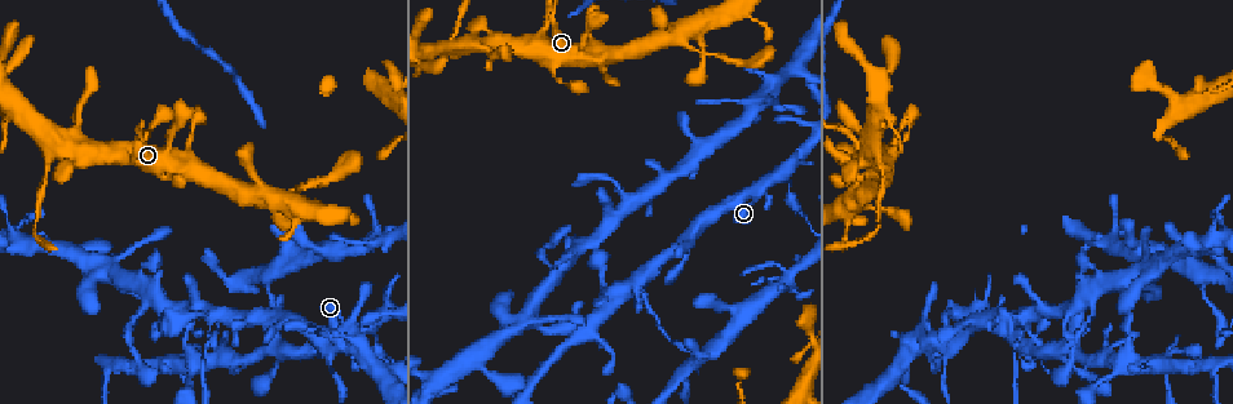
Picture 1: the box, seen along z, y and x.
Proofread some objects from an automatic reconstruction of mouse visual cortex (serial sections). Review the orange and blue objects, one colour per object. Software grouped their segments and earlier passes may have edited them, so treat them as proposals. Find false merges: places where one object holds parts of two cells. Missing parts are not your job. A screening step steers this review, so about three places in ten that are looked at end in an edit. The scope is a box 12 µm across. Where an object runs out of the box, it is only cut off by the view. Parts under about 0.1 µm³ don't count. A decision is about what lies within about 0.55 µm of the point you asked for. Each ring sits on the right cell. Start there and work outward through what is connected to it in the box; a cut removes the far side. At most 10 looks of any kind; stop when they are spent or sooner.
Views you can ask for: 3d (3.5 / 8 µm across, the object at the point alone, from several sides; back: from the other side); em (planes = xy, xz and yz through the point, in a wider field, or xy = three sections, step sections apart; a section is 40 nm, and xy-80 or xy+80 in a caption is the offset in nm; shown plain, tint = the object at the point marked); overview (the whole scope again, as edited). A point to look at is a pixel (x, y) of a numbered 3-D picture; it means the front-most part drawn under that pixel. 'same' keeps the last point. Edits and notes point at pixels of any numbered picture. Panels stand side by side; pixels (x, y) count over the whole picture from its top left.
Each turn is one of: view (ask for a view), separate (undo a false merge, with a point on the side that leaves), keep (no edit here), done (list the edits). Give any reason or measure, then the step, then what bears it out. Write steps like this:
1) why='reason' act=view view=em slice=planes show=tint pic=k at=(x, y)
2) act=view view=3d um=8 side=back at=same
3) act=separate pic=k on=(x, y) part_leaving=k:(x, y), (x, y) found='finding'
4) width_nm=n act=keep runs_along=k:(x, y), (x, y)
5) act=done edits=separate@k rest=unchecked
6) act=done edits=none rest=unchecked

why='abrupt turn' act=view view=3d um=3.5 pic=1 at=(186, 161)

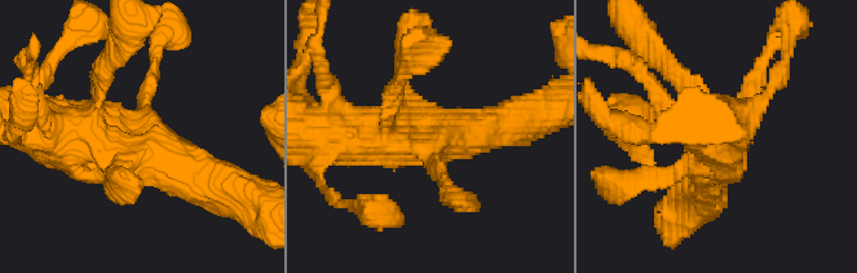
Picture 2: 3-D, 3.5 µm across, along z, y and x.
act=keep runs_along=2:(75, 131), (135, 154), (154, 62) found='one cell here'

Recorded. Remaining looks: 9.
why='thin neck' act=view view=3d um=3.5 pic=1 at=(458, 57)

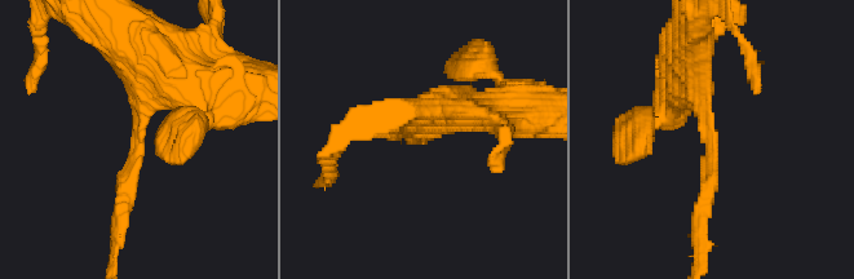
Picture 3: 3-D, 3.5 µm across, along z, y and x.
arm_widths_nm=200,300 act=view view=em slice=xy step=1 show=tint pic=3 at=(709, 151)

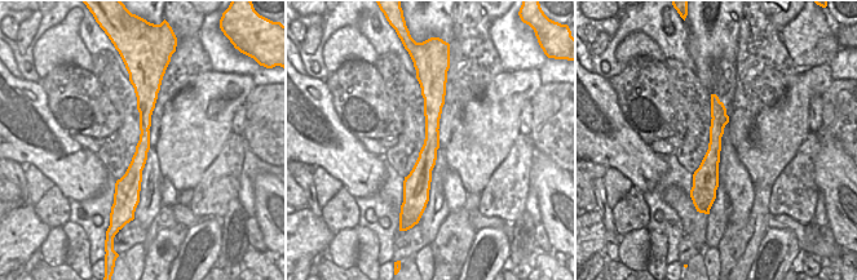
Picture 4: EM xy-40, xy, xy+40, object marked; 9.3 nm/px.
act=separate pic=3 on=(129, 181) part_leaving=3:(140, 141), (124, 187), (115, 260) found='a second cell is stuck on'

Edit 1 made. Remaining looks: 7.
why='redraw' act=view view=overview

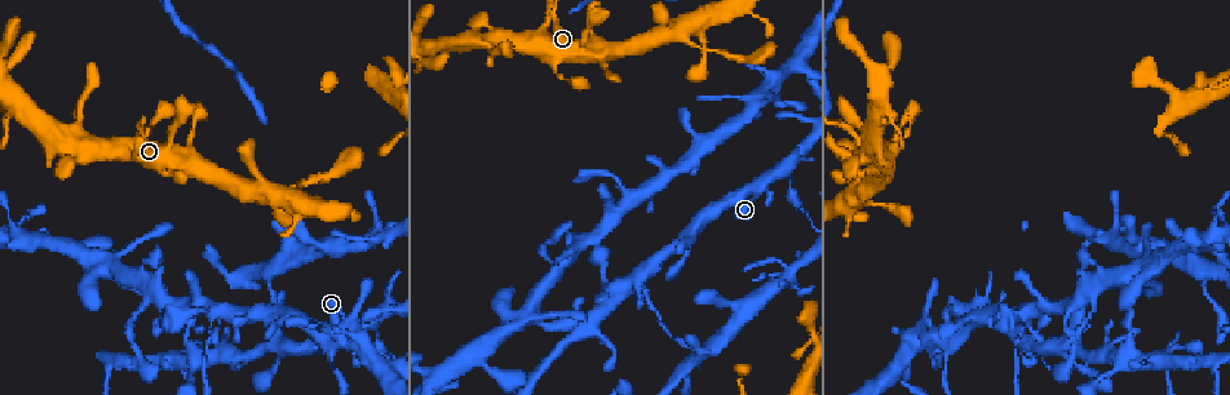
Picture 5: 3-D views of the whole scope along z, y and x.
why='two arms in line, one across' act=view view=3d um=3.5 side=back pic=5 at=(194, 360)

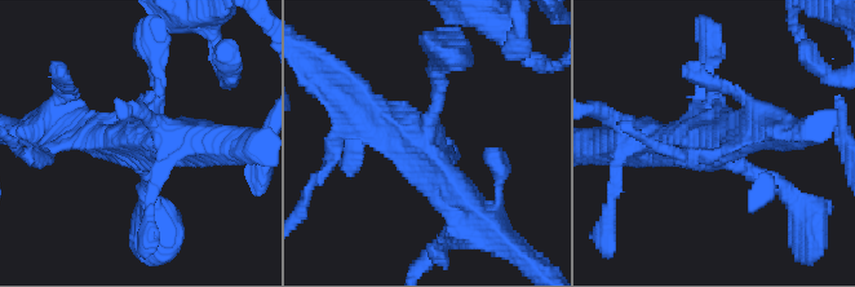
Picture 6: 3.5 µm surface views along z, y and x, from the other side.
act=view view=em slice=xy step=1 show=tint pic=6 at=(701, 135)

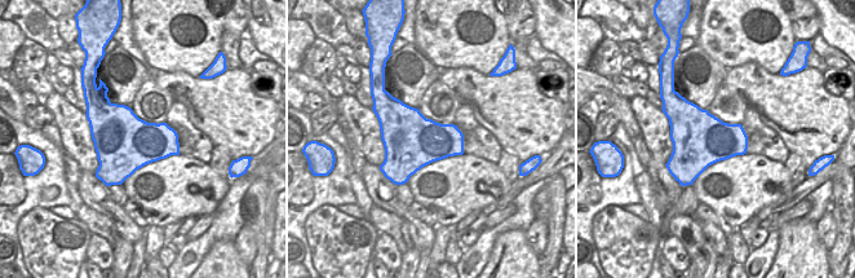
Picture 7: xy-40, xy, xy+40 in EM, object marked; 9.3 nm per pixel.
act=keep found='all the same cell'

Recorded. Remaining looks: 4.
why='a narrow waist' act=view view=3d um=3.5 side=back pic=5 at=(376, 335)

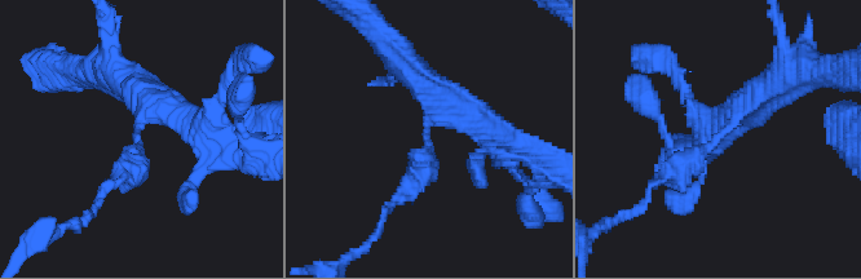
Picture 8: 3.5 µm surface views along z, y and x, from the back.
arms=3 arm_widths_nm=300,300,350 act=view view=em slice=planes show=tint pic=8 at=(428, 130)

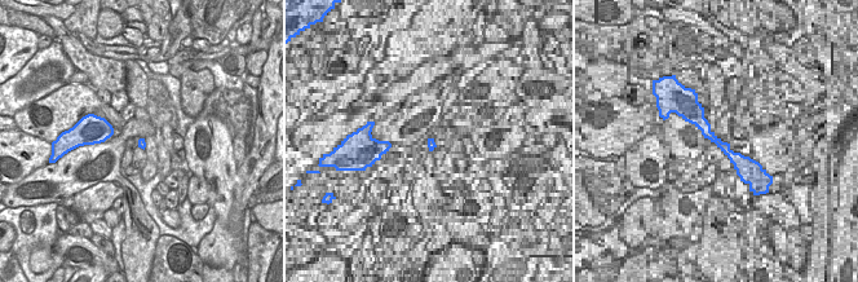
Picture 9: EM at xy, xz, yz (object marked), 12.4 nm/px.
act=separate pic=8 on=(413, 159) part_leaving=8:(427, 131), (423, 171), (383, 217) found='two cells meet here'

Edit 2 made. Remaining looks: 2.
act=done edits=separate@3,separate@8 rest=unchecked

